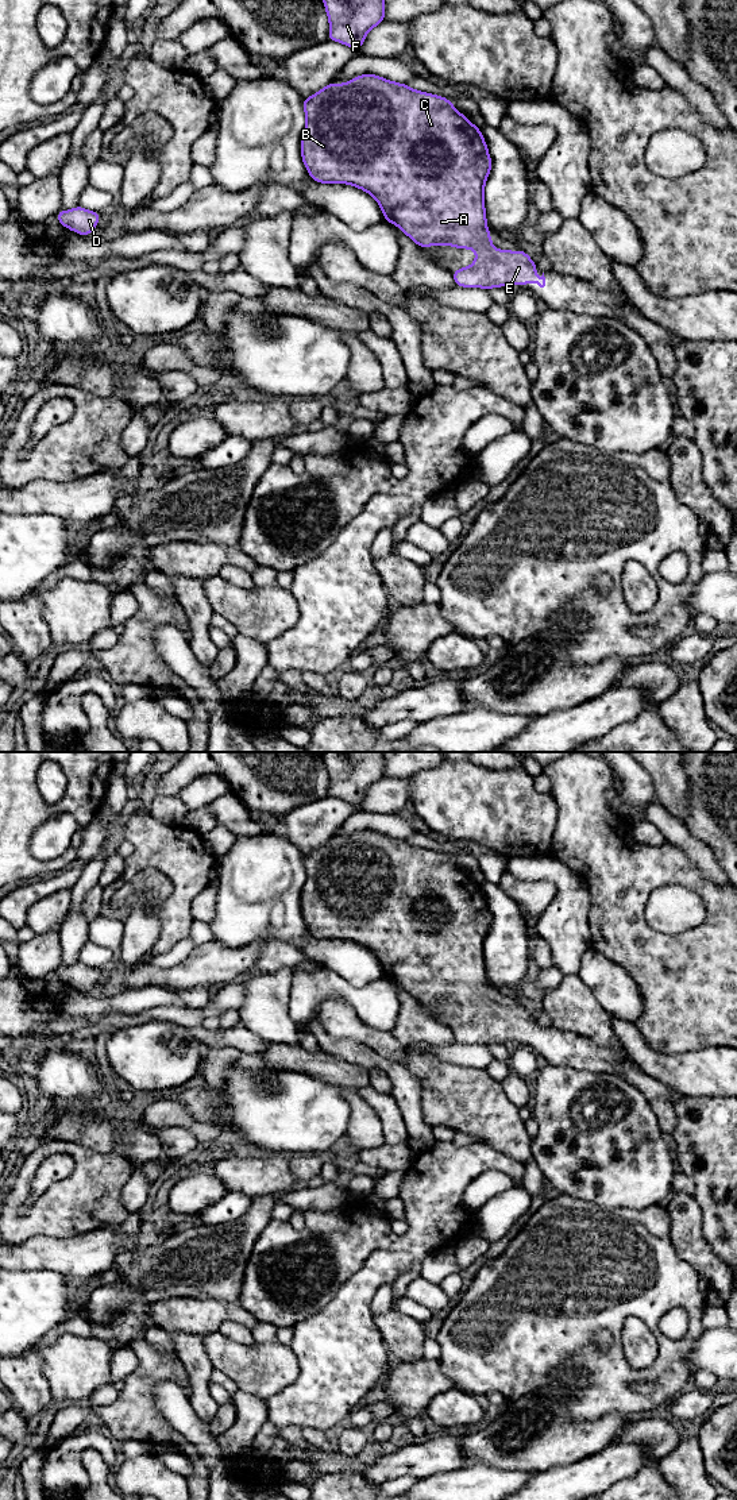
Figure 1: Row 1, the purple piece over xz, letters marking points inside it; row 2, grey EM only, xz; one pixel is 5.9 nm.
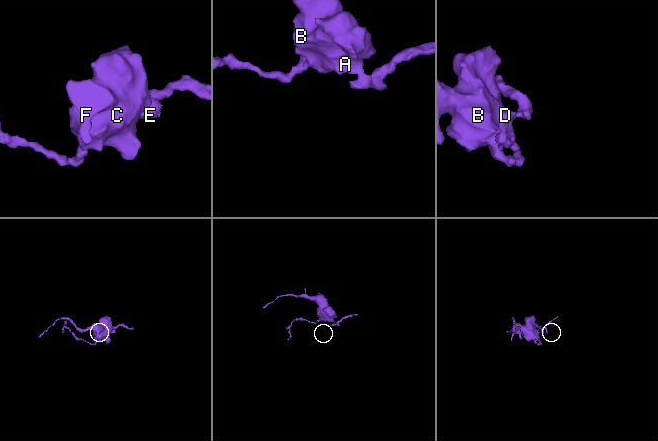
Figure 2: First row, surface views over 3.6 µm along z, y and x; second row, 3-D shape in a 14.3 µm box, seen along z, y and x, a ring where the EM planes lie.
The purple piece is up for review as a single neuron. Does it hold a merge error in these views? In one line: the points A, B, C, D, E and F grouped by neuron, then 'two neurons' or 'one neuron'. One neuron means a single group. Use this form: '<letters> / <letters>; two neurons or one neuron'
A B C D E F; one neuron

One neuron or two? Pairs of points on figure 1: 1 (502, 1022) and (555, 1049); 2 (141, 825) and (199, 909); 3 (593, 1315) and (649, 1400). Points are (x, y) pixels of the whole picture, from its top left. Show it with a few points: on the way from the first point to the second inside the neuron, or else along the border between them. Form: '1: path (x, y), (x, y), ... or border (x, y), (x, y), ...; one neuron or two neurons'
1: path (516, 1024), (541, 1040); one neuron
2: border (211, 883), (190, 903), (192, 918); two neurons
3: path (586, 1340), (586, 1352), (625, 1391); one neuron

